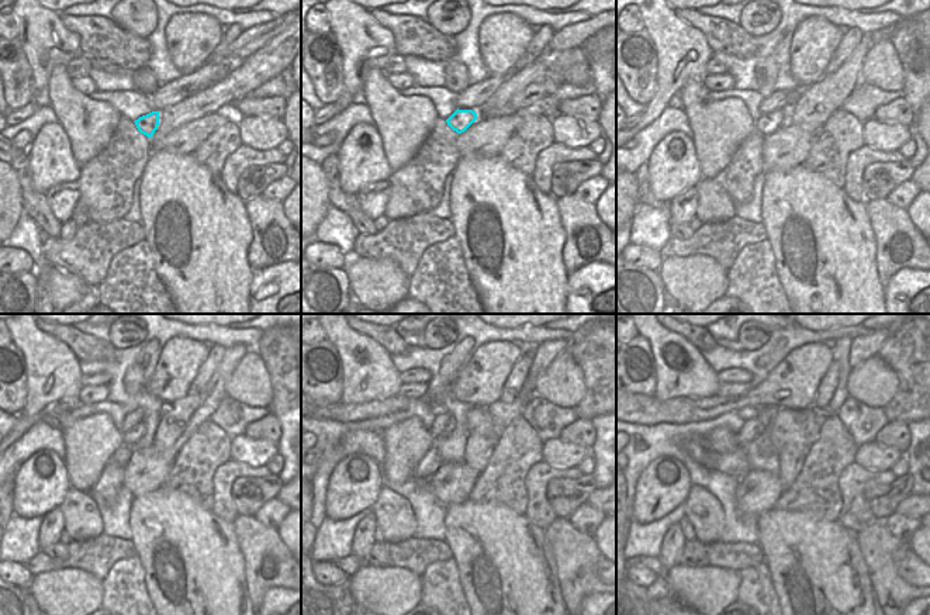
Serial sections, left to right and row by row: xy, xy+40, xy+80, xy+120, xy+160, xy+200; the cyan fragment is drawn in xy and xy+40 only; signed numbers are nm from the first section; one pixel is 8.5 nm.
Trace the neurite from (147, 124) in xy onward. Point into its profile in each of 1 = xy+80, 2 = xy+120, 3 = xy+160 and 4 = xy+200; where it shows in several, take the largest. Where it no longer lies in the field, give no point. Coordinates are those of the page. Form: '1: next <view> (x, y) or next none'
1: next xy+80 (767, 123)
2: next xy+120 (131, 436)
3: next xy+160 (449, 428)
4: next xy+200 (764, 415)

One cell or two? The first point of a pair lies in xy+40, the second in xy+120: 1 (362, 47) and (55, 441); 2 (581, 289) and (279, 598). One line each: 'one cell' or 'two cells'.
1: two cells
2: one cell

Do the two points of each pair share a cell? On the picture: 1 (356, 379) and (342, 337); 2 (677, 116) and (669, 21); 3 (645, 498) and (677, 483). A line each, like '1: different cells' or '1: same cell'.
1: same cell
2: different cells
3: same cell

